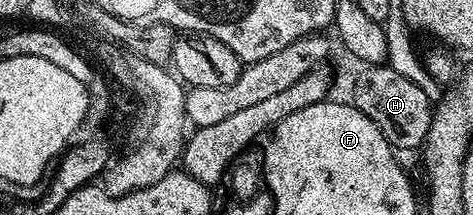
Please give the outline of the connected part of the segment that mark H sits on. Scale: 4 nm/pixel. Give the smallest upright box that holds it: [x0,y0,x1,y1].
[351,64,435,151]

